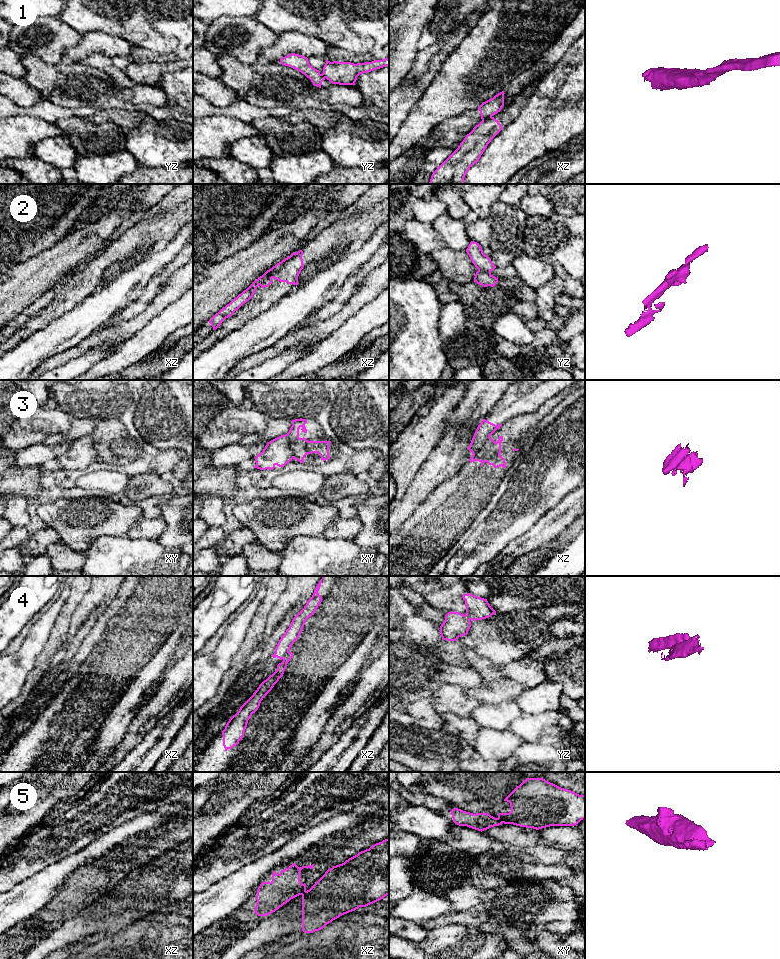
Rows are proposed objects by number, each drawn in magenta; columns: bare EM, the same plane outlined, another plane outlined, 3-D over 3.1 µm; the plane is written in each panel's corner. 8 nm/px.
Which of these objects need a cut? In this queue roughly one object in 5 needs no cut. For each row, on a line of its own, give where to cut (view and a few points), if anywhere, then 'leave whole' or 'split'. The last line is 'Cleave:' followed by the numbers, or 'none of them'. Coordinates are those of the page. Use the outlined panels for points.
1: cut in xz along (491, 116), (482, 120); split
2: cut in xz along (288, 257), (279, 267), (271, 269); split
3: cut in xy along (286, 434), (293, 457); split
4: cut in xz along (288, 651), (282, 658); split
5: cut in xy along (497, 818), (502, 822); split
Cleave: 1, 2, 3, 4, 5

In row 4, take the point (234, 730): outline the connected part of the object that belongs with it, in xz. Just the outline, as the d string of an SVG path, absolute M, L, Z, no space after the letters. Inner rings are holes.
M288 652L283 661L277 665L275 672L259 685L253 695L240 707L239 711L229 719L222 731L225 751L236 746L243 738L248 720L258 710L263 698L283 676L287 663L292 657L293 653Z

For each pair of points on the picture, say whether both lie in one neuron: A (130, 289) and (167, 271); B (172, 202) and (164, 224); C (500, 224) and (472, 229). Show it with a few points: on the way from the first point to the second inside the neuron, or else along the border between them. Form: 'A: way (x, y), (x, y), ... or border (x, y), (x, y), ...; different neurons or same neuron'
A: border (166, 264), (150, 279), (135, 299); different neurons
B: border (182, 202), (162, 212); different neurons
C: way (493, 229), (479, 229); same neuron

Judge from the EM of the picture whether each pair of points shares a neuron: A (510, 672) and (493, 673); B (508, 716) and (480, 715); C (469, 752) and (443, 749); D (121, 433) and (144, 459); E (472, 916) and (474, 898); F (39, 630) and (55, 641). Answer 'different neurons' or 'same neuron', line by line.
A: different neurons
B: same neuron
C: same neuron
D: same neuron
E: different neurons
F: different neurons

